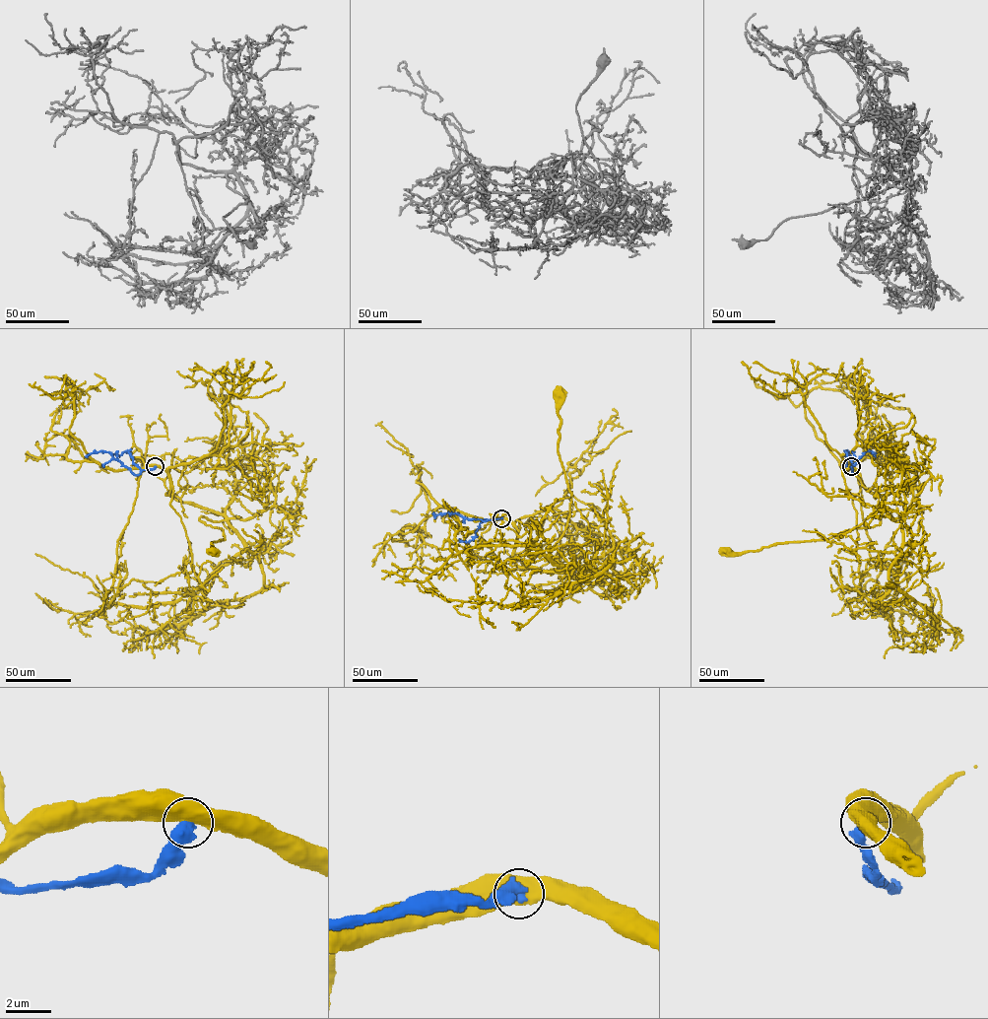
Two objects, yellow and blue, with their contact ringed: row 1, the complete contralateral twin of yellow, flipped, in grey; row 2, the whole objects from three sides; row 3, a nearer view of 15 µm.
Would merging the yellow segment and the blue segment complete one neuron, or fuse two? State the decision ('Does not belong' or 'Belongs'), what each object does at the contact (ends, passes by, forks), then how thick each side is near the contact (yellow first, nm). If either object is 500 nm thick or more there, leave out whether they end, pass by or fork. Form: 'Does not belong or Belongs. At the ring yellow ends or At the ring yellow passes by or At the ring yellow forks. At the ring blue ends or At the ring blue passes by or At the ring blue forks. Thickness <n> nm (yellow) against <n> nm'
Does not belong. Thickness 600 nm (yellow) against 550 nm

